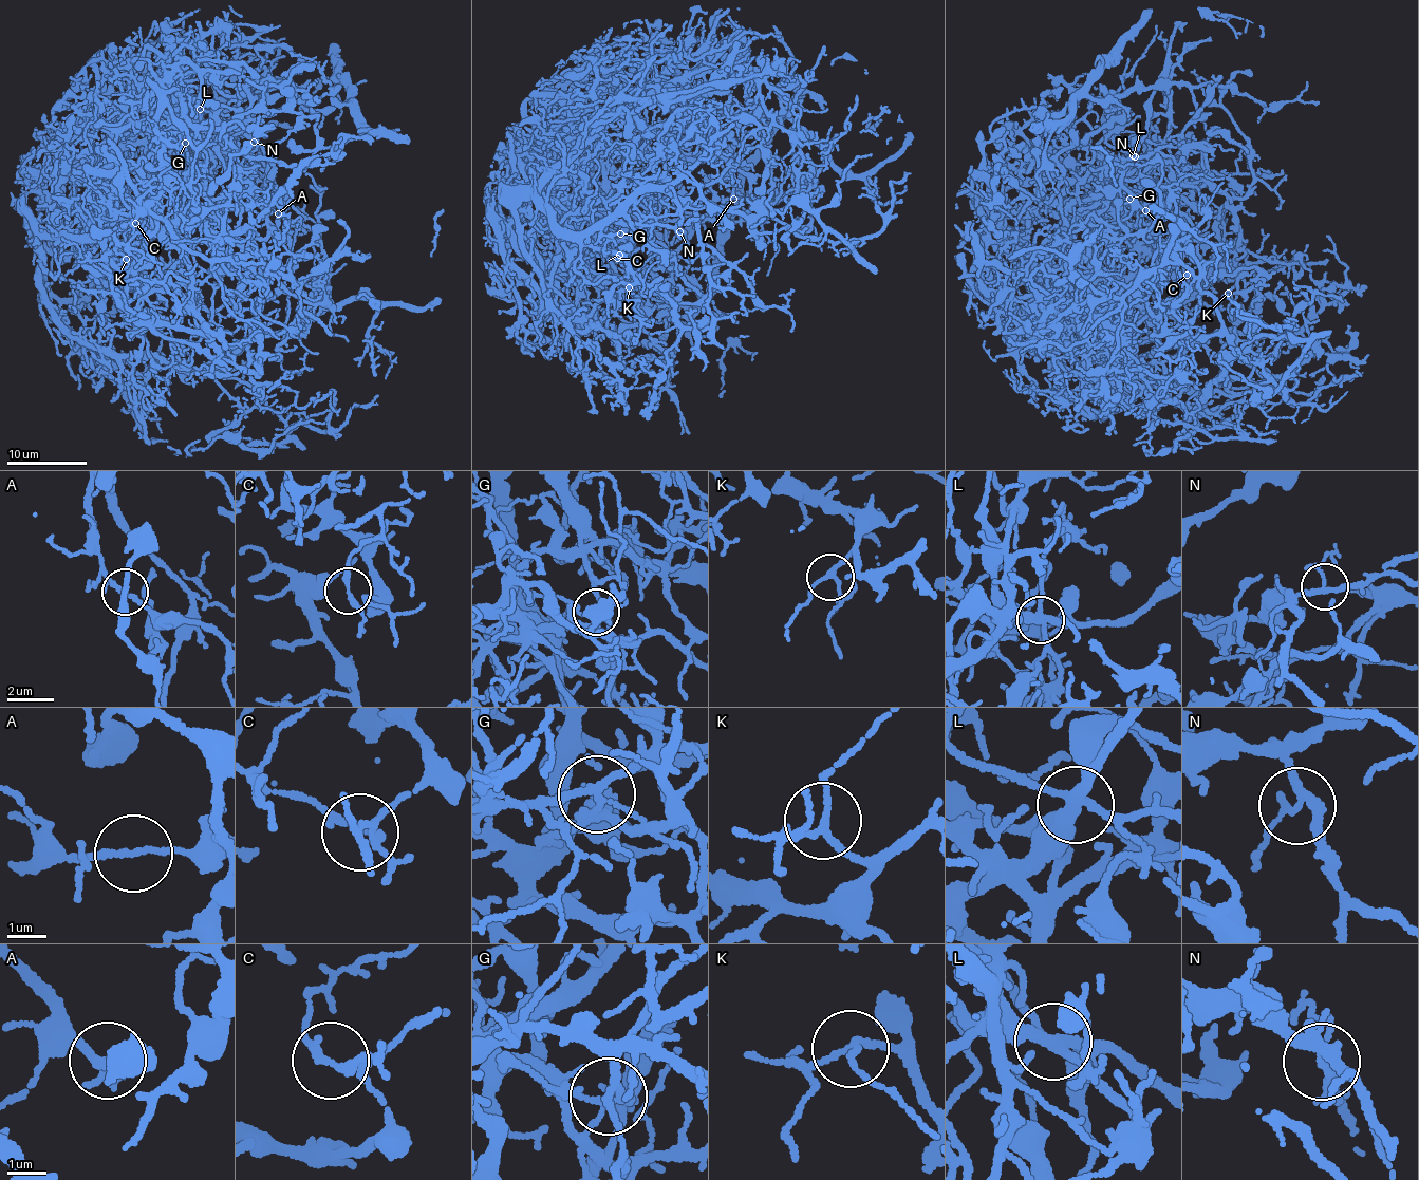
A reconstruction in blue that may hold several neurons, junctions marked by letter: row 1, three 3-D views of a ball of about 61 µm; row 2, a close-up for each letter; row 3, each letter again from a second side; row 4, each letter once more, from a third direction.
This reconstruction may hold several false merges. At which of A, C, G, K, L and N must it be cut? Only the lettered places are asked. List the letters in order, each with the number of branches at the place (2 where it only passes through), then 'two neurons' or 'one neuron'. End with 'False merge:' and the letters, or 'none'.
A: 2 branches meet; two neurons
C: 3 branches meet; two neurons
G: 4 branches meet; two neurons
K: 3 branches meet; one neuron
L: 4 branches meet; two neurons
N: 4 branches meet; one neuron
False merge: A, C, G, L

